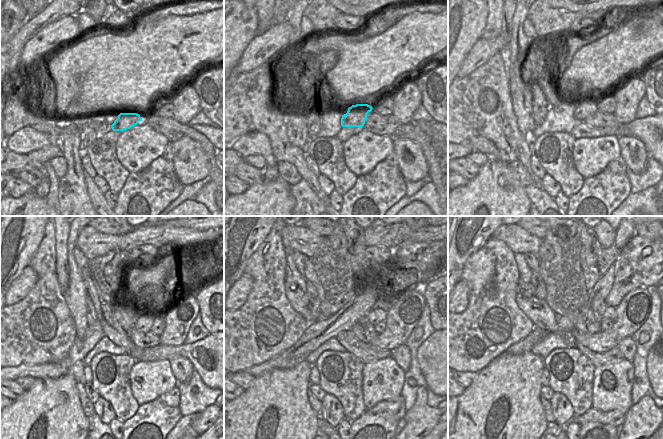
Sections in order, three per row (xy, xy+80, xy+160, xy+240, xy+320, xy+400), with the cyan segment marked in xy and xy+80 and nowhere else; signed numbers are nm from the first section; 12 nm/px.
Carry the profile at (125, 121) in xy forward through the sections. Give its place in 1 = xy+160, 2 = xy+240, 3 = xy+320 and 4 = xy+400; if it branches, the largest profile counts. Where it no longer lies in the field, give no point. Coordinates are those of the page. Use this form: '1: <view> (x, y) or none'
1: xy+160 (587, 105)
2: xy+240 (144, 323)
3: xy+320 (376, 315)
4: xy+400 (609, 313)

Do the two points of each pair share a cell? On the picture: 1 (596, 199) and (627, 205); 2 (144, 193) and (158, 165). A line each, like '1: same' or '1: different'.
1: different
2: same

